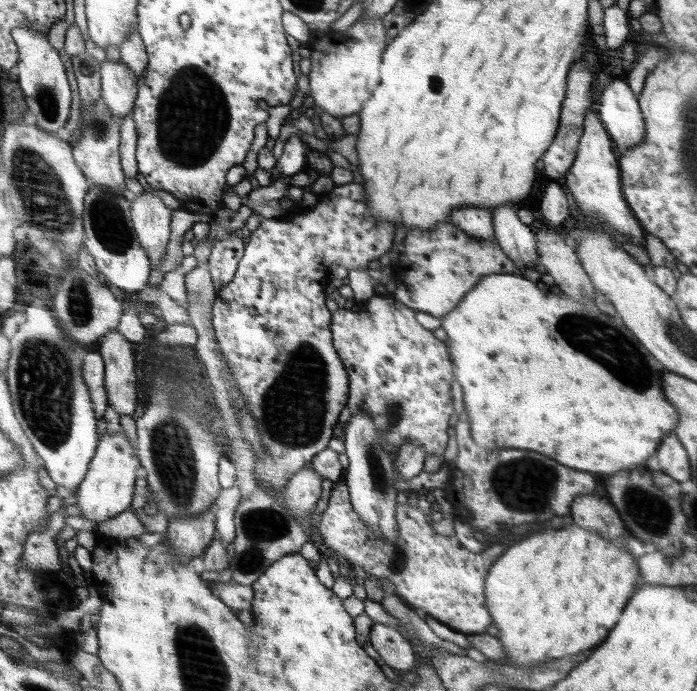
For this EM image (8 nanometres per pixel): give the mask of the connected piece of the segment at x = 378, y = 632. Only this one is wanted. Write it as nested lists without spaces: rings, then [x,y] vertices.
[[[376,623],[369,635],[370,642],[380,658],[392,669],[409,671],[418,664],[418,657],[412,650],[412,642],[402,631]]]

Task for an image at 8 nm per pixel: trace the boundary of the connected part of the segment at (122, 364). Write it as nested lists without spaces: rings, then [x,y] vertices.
[[[116,328],[107,332],[100,342],[100,354],[105,362],[104,384],[107,396],[107,406],[111,406],[118,414],[134,417],[136,410],[136,362],[132,354],[132,344],[118,333]]]

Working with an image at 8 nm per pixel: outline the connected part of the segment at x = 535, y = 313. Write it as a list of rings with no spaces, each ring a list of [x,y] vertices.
[[[500,273],[493,274],[490,276],[483,277],[476,287],[473,290],[470,290],[468,293],[464,295],[464,298],[461,298],[461,301],[454,307],[454,310],[451,310],[446,316],[440,318],[441,319],[441,327],[440,332],[445,337],[446,346],[450,346],[450,358],[454,359],[454,378],[457,378],[458,384],[462,387],[463,394],[463,404],[466,410],[466,414],[468,418],[470,418],[470,431],[474,432],[471,434],[472,438],[474,438],[474,442],[478,444],[480,448],[484,448],[485,450],[500,450],[500,448],[520,448],[520,450],[536,450],[536,452],[540,452],[540,454],[546,454],[546,456],[550,456],[550,458],[554,458],[556,462],[560,462],[560,464],[564,464],[564,466],[570,466],[570,468],[576,468],[576,470],[586,470],[586,472],[604,472],[604,474],[612,474],[612,472],[616,472],[616,470],[624,470],[624,468],[634,468],[636,464],[642,464],[642,462],[646,462],[654,452],[656,452],[656,448],[661,444],[662,440],[664,440],[665,436],[672,434],[674,430],[678,428],[678,422],[680,422],[680,414],[678,414],[677,407],[673,405],[672,402],[669,402],[669,399],[665,397],[664,386],[661,381],[661,372],[665,370],[664,366],[662,366],[661,362],[658,362],[656,358],[654,358],[653,354],[650,354],[649,350],[646,350],[645,346],[642,346],[640,339],[637,338],[637,335],[633,333],[622,322],[622,319],[618,314],[615,316],[608,316],[606,313],[598,310],[598,307],[595,305],[594,301],[586,300],[585,302],[578,302],[569,296],[566,296],[564,293],[562,296],[558,296],[555,294],[542,294],[542,290],[538,290],[536,283],[528,282],[528,280],[522,276],[522,274],[514,273]]]

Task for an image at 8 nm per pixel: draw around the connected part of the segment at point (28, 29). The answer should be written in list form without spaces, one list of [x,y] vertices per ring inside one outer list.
[[[21,26],[12,32],[14,42],[20,50],[20,60],[15,66],[17,81],[25,96],[28,117],[46,132],[62,132],[70,114],[70,82],[66,80],[66,72],[62,66],[62,58],[49,43],[46,32],[38,32],[31,26]]]

